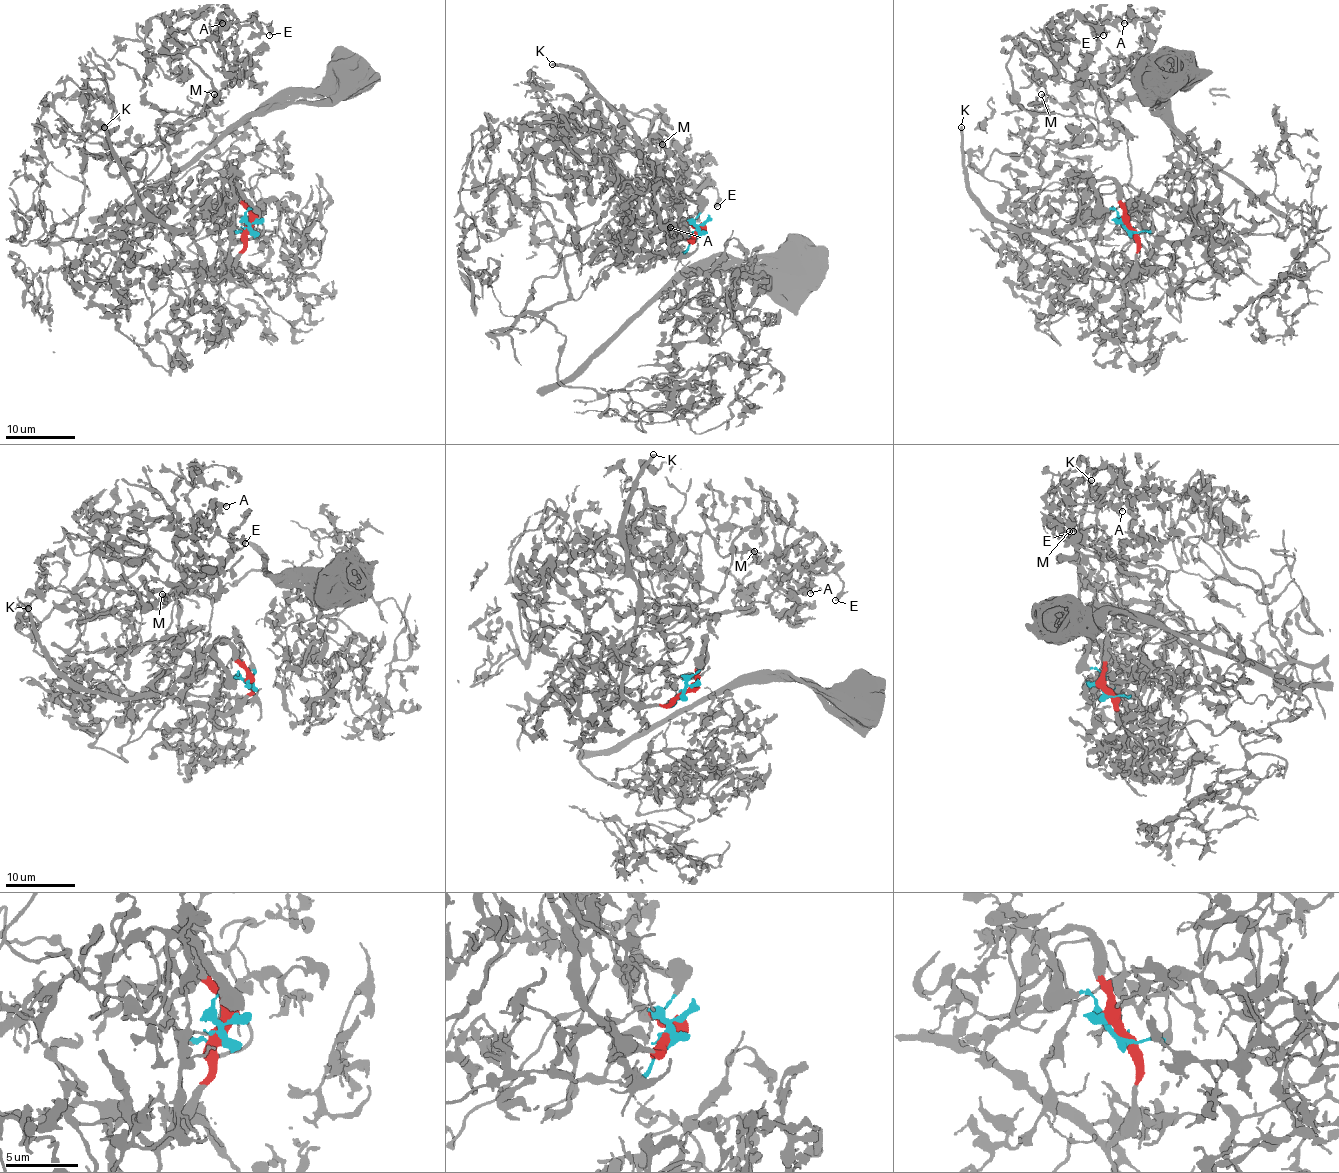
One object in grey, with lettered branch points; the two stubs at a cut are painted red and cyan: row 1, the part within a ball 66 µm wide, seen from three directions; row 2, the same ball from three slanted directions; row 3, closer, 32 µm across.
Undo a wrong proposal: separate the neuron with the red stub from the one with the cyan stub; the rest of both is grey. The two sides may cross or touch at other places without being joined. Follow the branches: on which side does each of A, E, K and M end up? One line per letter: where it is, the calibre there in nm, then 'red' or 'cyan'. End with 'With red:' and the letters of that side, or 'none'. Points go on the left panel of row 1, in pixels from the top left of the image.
A: place (222, 23); calibre 280 nm; cyan
E: place (269, 35); calibre 460 nm; cyan
K: place (104, 127); calibre 400 nm; red
M: place (214, 94); calibre 240 nm; cyan
With red: K

